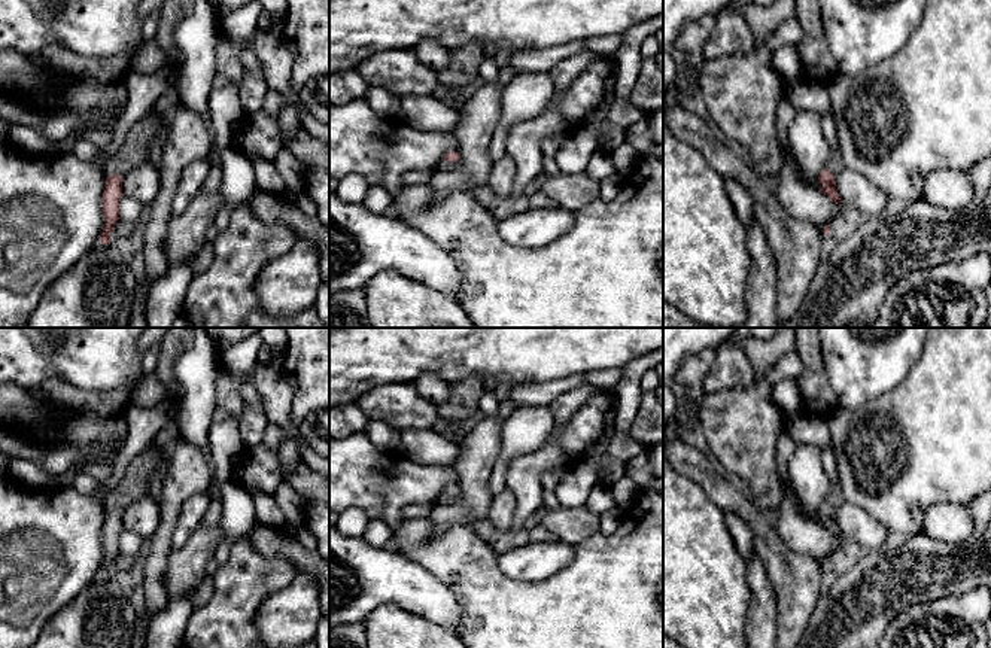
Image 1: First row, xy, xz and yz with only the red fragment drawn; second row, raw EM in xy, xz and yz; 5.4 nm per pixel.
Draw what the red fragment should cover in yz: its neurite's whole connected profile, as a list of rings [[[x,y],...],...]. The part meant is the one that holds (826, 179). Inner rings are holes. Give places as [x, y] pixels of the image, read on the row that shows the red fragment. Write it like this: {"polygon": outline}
{"polygon": [[[832,147],[826,168],[818,176],[820,191],[827,195],[835,204],[840,204],[840,197],[836,189],[835,176],[845,168],[839,147]]]}

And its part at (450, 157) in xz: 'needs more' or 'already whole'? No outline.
needs more

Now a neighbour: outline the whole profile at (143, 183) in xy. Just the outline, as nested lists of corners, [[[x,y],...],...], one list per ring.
[[[142,164],[122,176],[124,197],[134,198],[142,204],[151,204],[161,189],[159,171],[152,164]]]

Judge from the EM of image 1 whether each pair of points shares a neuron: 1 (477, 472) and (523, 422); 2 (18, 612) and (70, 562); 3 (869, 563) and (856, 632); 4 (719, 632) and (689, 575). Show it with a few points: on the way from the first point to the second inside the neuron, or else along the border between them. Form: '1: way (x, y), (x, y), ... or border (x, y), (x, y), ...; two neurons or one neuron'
1: border (511, 414), (502, 425), (501, 450), (489, 480); two neurons
2: way (32, 599), (57, 574); one neuron
3: way (869, 580), (869, 595), (856, 608), (856, 615); one neuron
4: way (705, 618), (693, 589); one neuron

